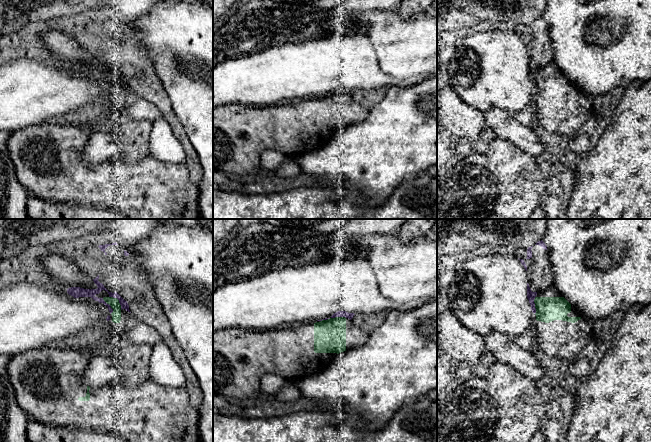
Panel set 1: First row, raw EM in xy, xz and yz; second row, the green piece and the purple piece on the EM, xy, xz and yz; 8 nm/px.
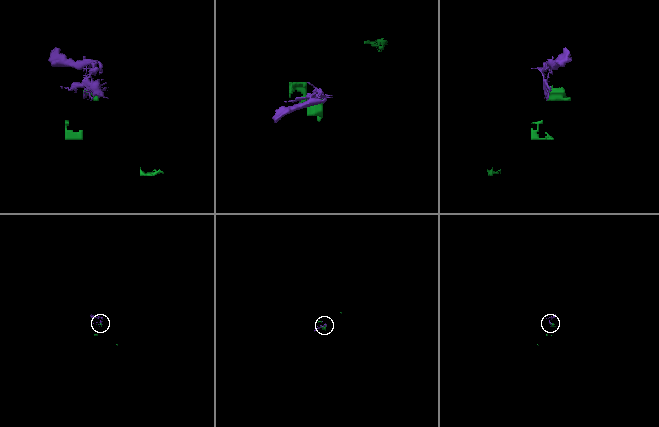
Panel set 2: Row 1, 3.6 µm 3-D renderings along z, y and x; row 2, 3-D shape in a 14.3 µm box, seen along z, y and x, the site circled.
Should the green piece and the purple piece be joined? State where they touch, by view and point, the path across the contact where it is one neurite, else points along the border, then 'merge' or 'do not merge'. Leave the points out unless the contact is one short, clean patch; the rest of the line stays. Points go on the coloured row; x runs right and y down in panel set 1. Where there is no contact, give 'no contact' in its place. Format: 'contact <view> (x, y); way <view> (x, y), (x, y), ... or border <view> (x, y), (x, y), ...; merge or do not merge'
contact xy (118, 300); do not merge

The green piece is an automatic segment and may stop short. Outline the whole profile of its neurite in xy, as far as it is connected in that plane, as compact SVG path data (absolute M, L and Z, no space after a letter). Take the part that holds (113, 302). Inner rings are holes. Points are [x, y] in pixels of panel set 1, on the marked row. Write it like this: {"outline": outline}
{"outline": "M102 290L99 294L95 295L98 298L102 298L107 304L111 306L113 309L112 315L112 322L120 323L121 321L121 305L117 298L110 297L108 292Z"}

